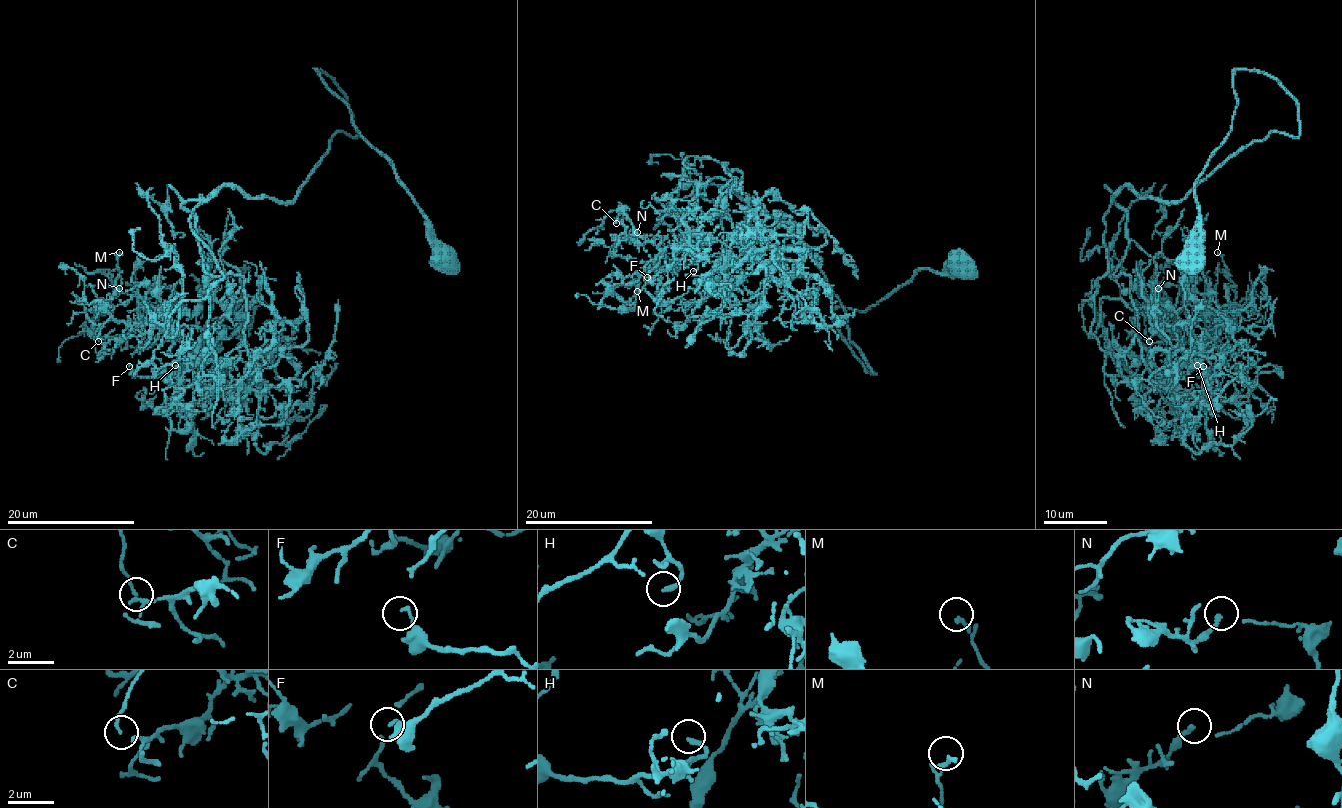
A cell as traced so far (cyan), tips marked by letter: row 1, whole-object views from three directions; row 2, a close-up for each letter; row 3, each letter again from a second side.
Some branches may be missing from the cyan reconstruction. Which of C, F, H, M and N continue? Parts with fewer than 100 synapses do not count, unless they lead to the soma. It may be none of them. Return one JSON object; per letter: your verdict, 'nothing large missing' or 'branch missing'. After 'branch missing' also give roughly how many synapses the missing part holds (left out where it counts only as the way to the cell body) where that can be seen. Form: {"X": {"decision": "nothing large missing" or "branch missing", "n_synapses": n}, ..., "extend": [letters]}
{"C": {"decision": "nothing large missing"}, "F": {"decision": "nothing large missing"}, "H": {"decision": "nothing large missing"}, "M": {"decision": "nothing large missing"}, "N": {"decision": "nothing large missing"}, "extend": []}

